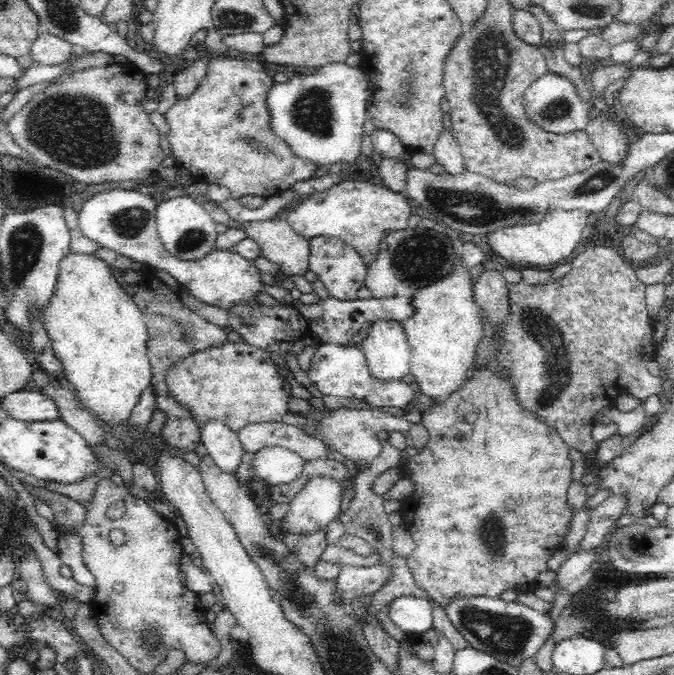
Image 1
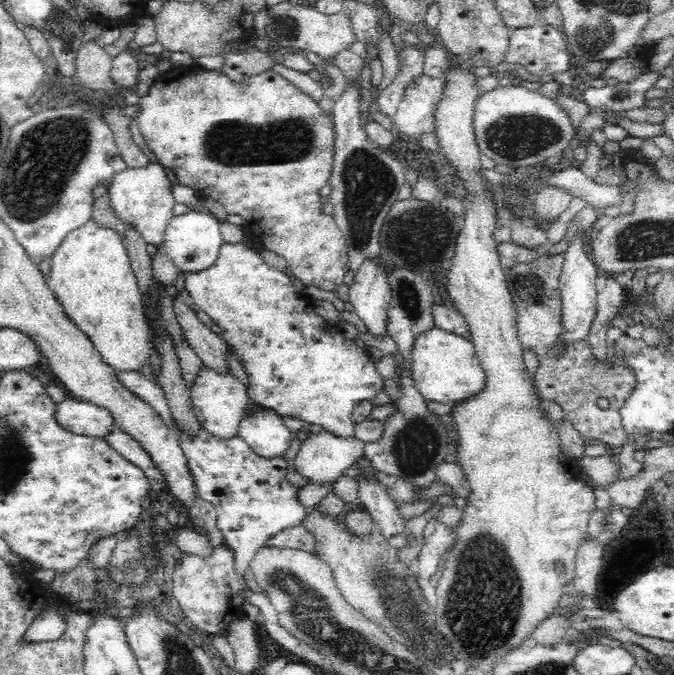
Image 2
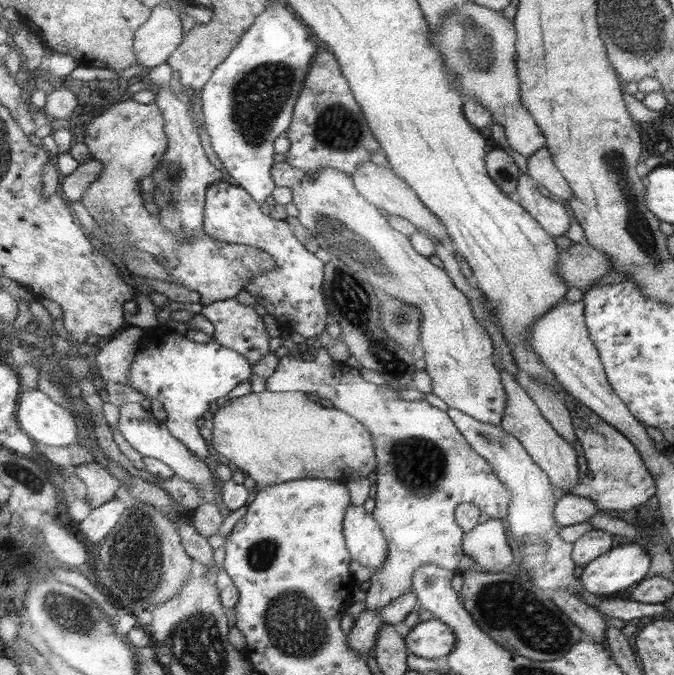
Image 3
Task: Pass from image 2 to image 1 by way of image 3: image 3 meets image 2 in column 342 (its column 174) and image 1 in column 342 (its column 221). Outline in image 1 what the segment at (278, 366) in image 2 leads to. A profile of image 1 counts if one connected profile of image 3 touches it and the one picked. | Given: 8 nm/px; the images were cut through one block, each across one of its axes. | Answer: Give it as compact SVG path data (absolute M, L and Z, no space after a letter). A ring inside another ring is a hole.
M324 342L318 346L318 352L314 354L308 370L310 380L314 386L326 394L326 396L342 396L342 398L356 398L362 400L368 408L382 408L382 406L396 406L404 408L416 400L416 392L410 388L406 380L380 380L372 376L368 368L368 360L362 348L356 348L354 344L334 344Z

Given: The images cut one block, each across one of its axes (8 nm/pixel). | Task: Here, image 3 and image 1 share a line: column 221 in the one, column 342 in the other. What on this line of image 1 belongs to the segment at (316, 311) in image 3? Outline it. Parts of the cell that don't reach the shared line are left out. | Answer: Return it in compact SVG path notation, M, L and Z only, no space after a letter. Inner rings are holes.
M346 180L332 186L326 192L318 192L308 196L300 206L286 208L278 212L274 218L286 218L290 226L302 234L304 238L312 236L336 236L344 242L352 244L364 262L370 266L376 262L380 254L380 240L392 230L404 230L408 226L408 218L412 216L410 198L404 194L396 194L388 188L380 188L362 180Z

